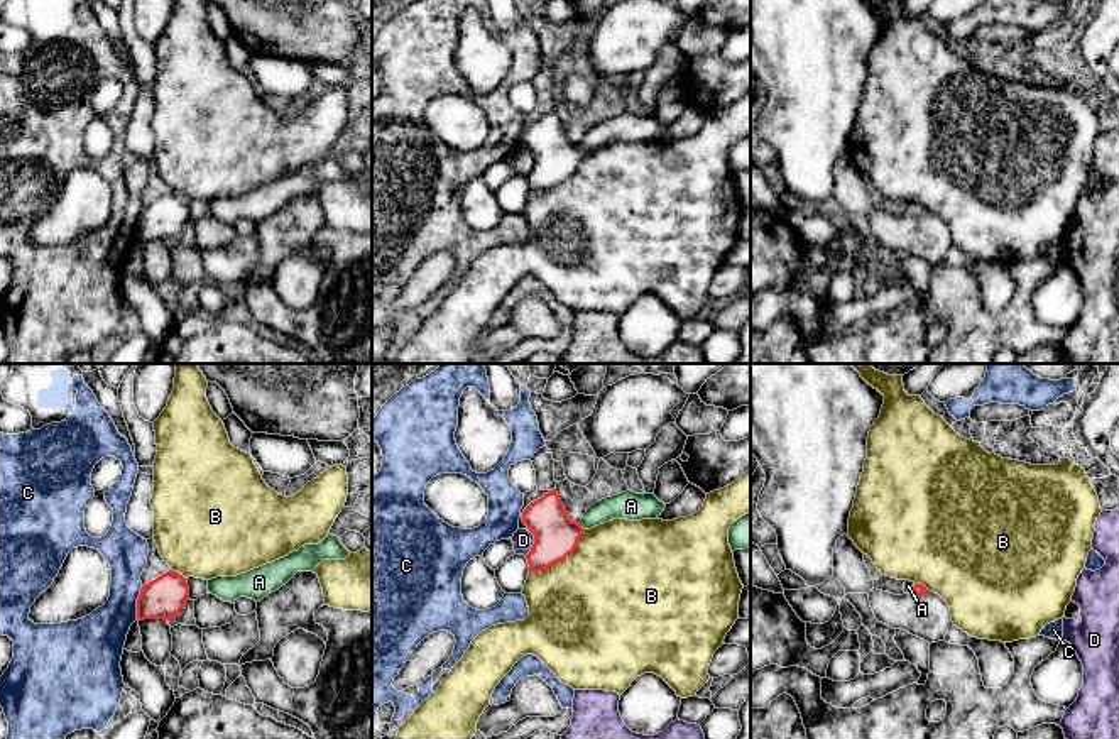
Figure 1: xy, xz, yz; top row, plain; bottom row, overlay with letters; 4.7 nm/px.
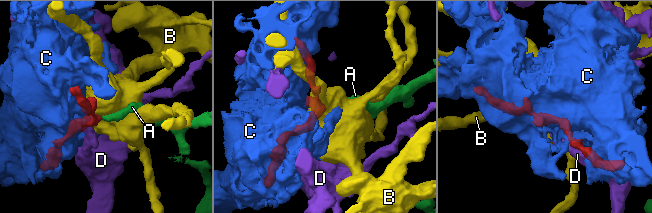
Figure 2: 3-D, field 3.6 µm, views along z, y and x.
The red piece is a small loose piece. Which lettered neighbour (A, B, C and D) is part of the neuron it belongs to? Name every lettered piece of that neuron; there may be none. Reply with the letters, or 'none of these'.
A

